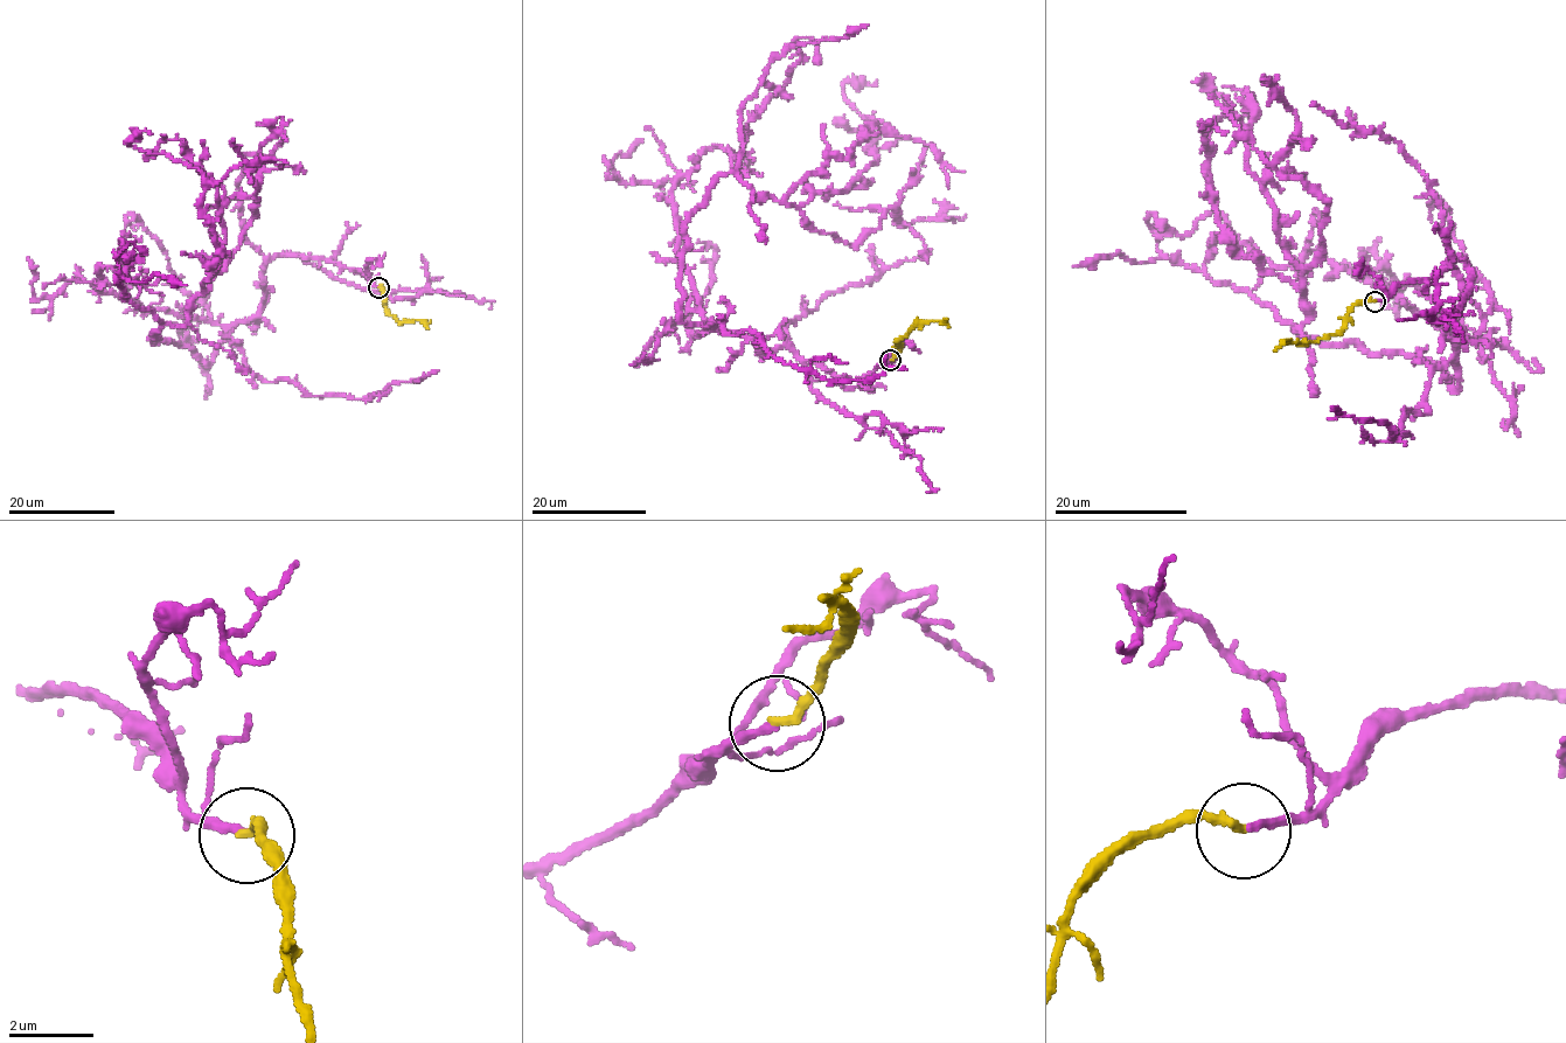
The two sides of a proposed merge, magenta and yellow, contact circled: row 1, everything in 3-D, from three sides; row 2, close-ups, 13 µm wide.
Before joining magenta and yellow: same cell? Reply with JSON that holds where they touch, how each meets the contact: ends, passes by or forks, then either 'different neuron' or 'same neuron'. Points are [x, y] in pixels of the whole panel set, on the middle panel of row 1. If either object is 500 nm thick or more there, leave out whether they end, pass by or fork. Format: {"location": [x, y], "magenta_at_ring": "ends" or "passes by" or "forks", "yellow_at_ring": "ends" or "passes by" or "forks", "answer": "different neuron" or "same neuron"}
{"location": [890, 360], "magenta_at_ring": "ends", "yellow_at_ring": "ends", "answer": "same neuron"}

